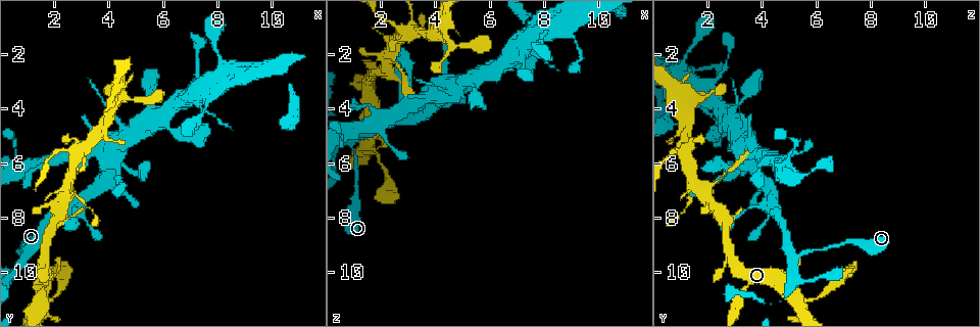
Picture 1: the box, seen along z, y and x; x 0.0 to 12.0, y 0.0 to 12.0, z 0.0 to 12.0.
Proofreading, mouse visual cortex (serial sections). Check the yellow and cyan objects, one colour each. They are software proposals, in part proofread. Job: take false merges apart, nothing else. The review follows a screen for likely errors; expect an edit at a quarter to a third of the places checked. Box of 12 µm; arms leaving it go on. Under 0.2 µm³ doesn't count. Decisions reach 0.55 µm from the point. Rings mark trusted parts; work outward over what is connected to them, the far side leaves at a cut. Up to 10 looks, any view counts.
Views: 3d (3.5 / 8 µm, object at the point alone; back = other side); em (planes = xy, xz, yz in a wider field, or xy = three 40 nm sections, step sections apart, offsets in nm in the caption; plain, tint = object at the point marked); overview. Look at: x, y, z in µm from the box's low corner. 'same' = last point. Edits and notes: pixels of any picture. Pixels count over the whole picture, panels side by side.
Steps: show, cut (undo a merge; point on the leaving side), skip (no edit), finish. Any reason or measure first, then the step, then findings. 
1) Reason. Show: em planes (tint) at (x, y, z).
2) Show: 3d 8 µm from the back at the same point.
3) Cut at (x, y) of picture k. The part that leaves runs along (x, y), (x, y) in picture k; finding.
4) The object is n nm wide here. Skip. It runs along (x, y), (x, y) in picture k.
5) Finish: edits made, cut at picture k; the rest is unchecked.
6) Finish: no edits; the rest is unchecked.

Side arm on a straight run. Show: 3d 3.5 µm at (1.0, 9.4, 5.2).

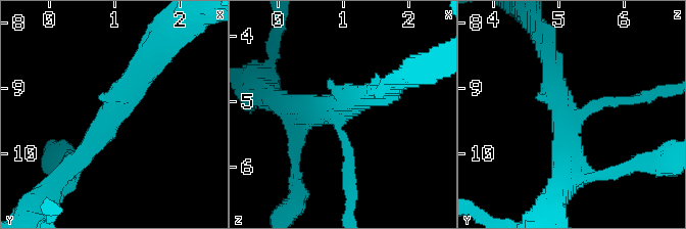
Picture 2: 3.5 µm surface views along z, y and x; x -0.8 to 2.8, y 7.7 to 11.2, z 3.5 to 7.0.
Show: em xy step 5 (tint) at (1.00, 9.40, 5.25).

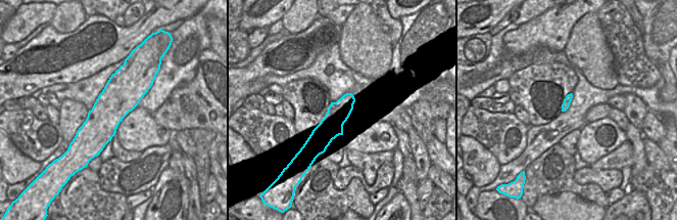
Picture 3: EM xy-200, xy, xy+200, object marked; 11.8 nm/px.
The object is 280 nm wide here. Skip. It runs along (349, 95), (321, 137), (320, 146) in picture 3; all the same cell.

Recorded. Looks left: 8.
Sudden change in width. Show: 3d 3.5 µm at (4.1, 5.9, 3.5).

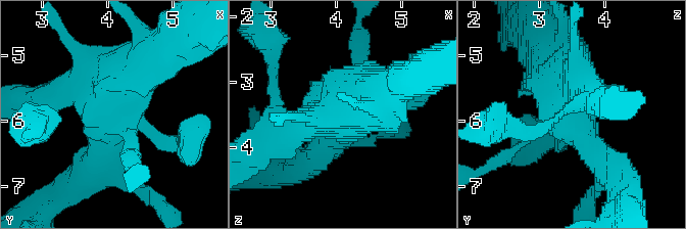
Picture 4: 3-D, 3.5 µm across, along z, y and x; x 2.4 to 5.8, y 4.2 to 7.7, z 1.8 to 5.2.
Need the tissue. Show: em xy step 3 (tint) at (4.05, 5.95, 3.50).

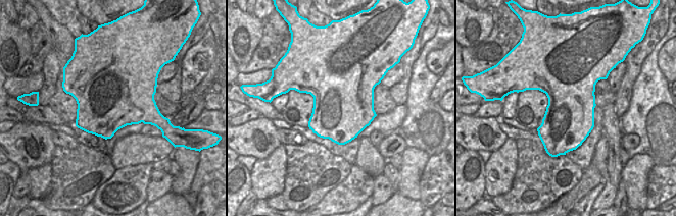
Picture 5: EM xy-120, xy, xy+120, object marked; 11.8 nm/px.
Skip. Continuous, no second cell.

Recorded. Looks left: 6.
Sudden change in width. Show: 3d 8 µm at (5.4, 3.5, 3.5).

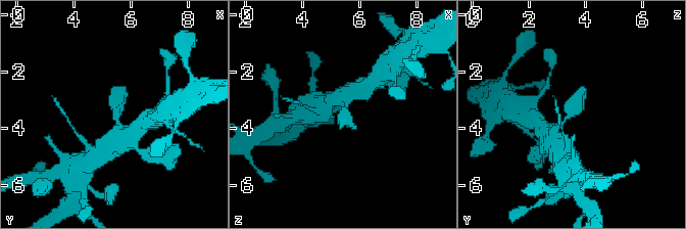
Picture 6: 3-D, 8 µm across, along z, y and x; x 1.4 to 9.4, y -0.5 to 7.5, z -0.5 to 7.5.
Show: em planes (tint) at (5.5, 3.5, 3.5).

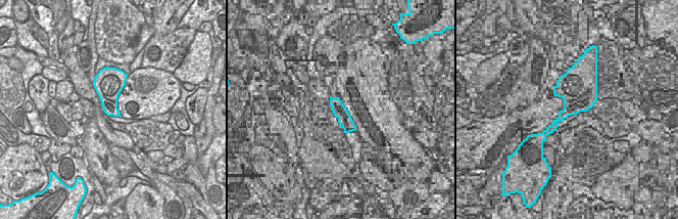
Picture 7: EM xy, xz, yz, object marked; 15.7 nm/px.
Skip. It runs along (550, 138), (573, 110), (583, 89) in picture 6; one cell here.

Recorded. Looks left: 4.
Four or more arms meet. Show: 3d 3.5 µm from the back at (2.6, 5.6, 1.0).

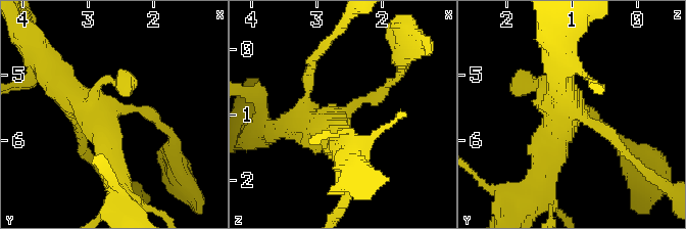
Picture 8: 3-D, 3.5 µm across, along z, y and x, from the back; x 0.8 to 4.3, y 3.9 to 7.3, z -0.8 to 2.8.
Show: em xy step 2 (plain) at (2.60, 5.50, 1.00).

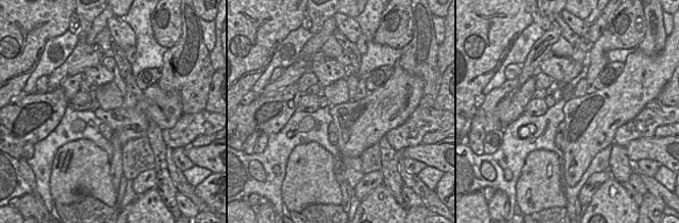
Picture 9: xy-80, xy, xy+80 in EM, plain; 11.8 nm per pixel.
Show: em xy step 2 (tint) at the same point.

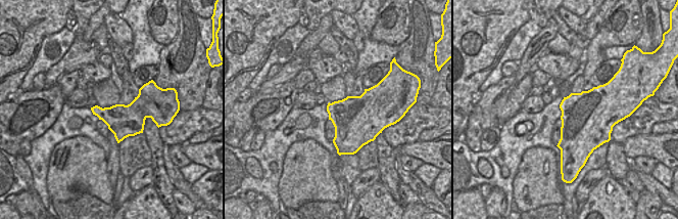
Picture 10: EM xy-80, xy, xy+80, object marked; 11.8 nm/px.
Skip. All the same cell.

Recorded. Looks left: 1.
Finish: no edits; the rest is unchecked.

